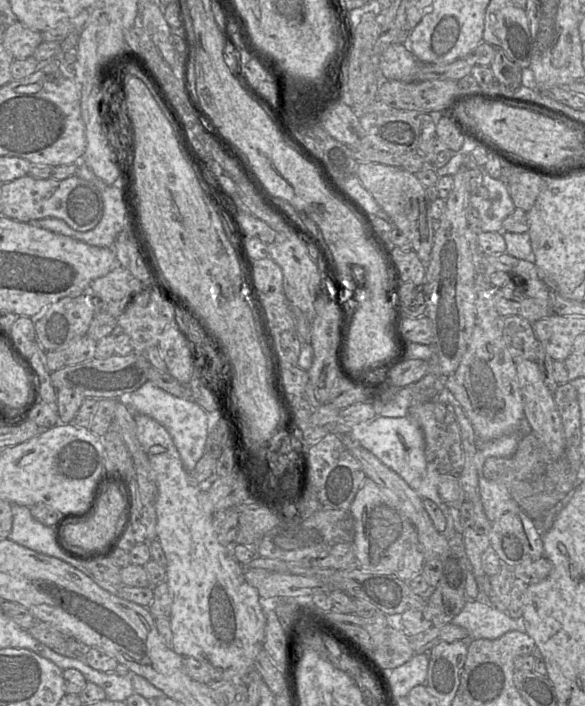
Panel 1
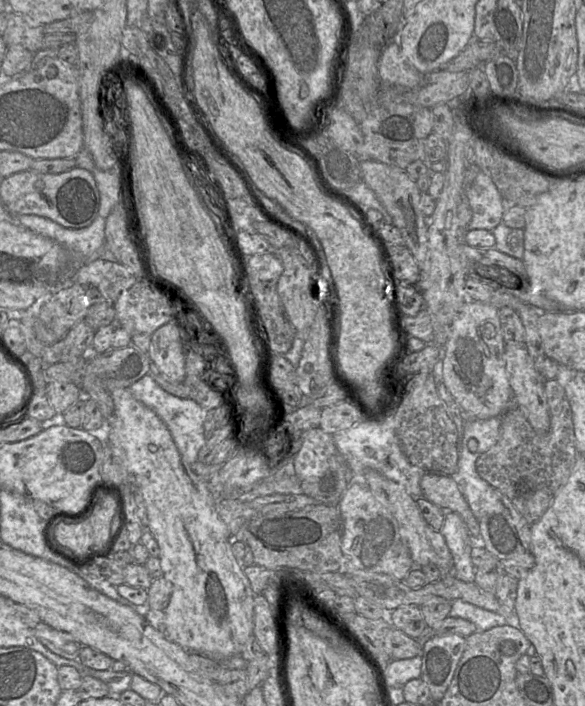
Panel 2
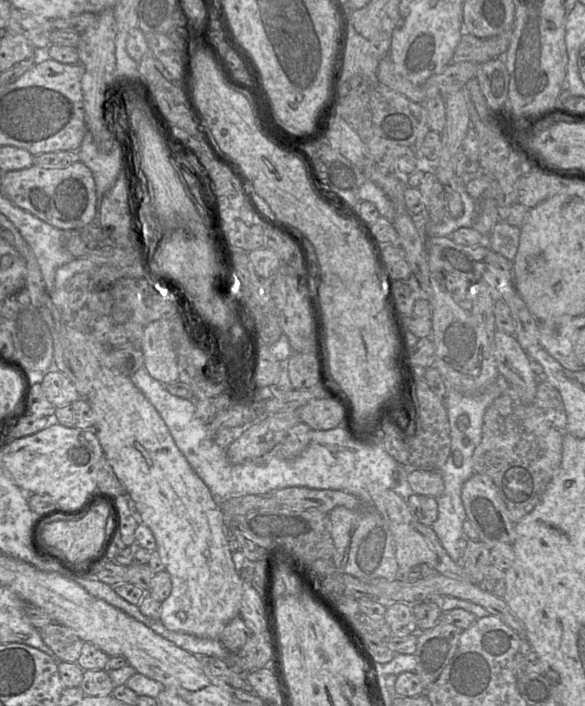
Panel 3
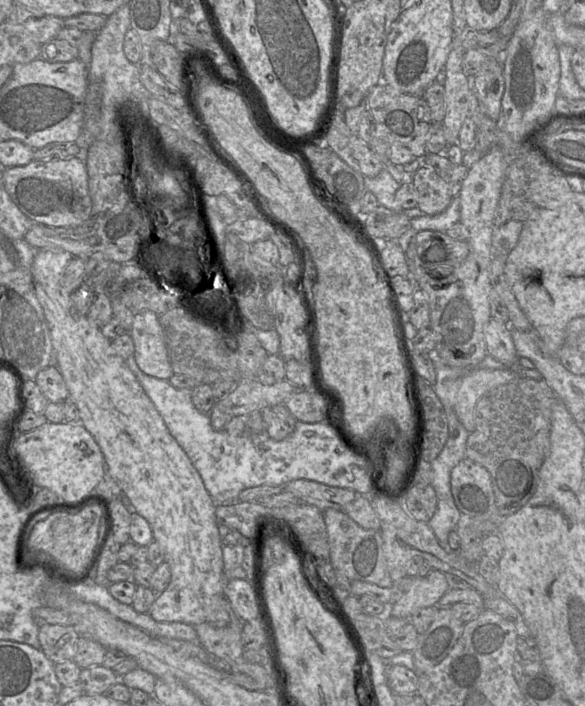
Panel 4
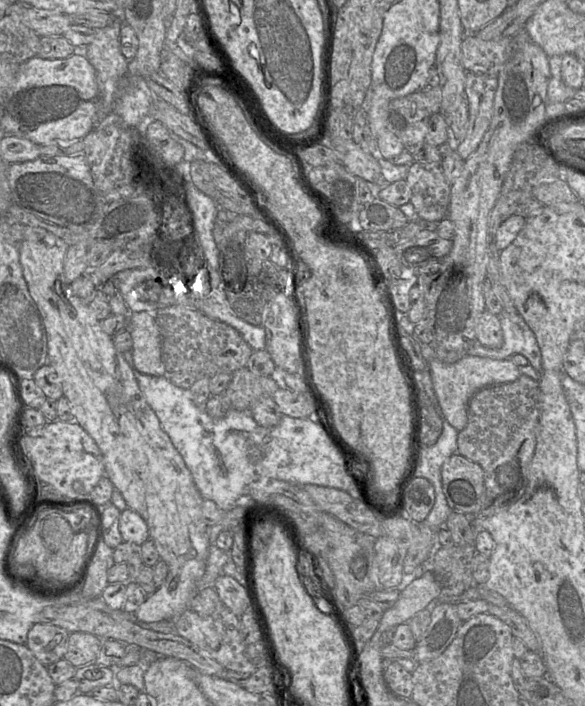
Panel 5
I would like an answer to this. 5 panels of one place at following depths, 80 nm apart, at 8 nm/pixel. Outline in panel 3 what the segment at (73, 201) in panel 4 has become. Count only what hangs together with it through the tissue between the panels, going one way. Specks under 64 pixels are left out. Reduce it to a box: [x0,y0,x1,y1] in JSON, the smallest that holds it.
[2,161,97,230]

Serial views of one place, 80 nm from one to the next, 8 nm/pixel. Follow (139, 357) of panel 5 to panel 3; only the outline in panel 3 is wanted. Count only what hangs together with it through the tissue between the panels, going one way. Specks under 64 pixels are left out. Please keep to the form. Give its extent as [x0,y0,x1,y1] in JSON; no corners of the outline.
[140,320,179,384]

